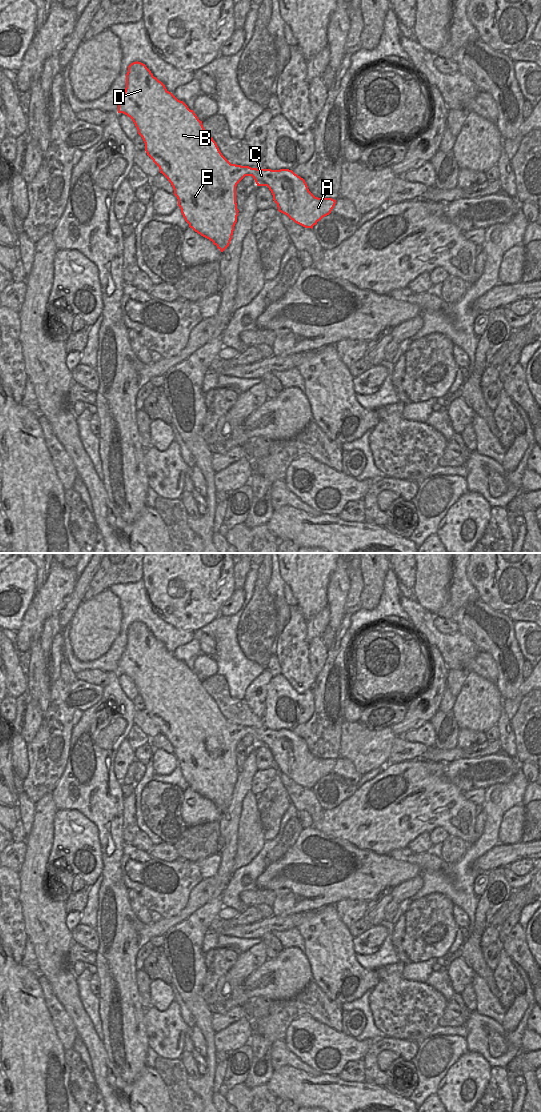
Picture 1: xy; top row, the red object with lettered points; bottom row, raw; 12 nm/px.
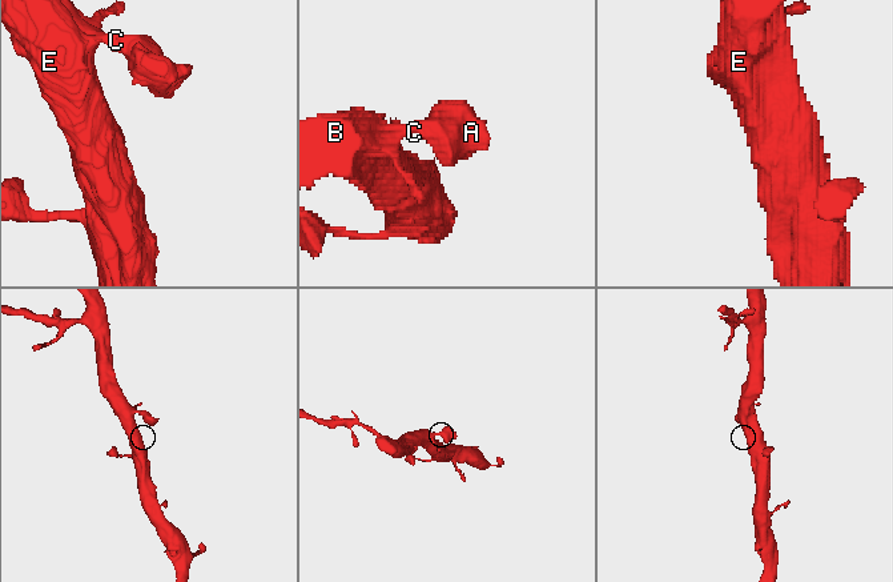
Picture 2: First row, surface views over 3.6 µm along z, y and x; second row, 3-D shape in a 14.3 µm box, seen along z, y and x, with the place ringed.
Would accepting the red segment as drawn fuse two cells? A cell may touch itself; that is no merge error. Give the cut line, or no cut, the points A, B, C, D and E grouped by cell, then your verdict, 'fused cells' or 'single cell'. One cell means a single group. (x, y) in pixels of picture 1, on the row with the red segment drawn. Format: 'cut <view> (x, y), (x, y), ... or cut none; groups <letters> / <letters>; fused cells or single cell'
cut none; groups A B C D E; single cell

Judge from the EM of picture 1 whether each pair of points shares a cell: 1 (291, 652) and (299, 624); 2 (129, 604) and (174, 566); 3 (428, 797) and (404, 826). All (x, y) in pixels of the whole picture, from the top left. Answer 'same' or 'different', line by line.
1: same
2: different
3: same

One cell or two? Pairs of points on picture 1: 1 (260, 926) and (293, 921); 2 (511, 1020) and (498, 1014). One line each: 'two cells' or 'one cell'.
1: one cell
2: two cells

